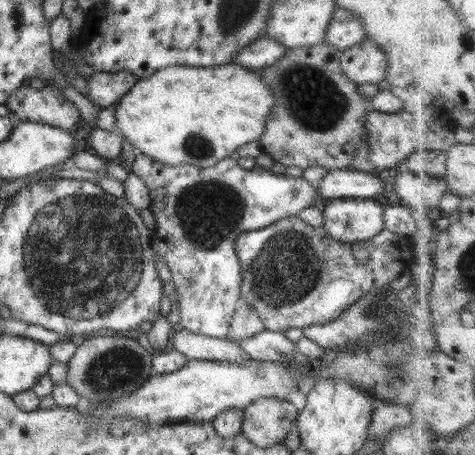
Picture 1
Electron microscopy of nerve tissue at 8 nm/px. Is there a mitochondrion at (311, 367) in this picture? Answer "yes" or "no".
no

